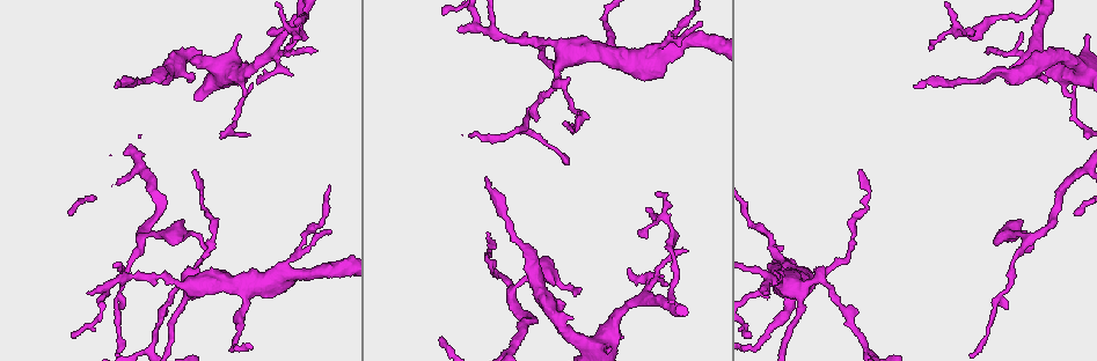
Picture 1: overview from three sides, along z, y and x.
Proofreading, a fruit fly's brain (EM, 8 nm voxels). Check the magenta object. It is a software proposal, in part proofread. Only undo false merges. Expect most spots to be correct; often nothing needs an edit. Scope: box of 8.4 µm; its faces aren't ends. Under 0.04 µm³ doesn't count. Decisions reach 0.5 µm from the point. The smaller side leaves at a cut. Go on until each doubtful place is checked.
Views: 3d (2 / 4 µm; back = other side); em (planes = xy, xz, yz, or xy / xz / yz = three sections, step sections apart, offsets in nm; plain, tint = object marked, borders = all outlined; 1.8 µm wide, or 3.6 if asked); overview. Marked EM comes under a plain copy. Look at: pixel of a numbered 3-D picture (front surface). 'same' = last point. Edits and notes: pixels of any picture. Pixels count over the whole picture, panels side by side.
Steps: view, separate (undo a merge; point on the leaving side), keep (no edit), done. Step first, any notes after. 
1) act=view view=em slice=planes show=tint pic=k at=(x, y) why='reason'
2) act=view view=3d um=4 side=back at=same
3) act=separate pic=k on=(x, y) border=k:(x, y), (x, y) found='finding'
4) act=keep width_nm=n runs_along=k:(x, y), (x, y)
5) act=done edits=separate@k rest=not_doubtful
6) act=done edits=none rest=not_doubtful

act=view view=3d um=4 pic=1 at=(608, 334) why='sharp bend'

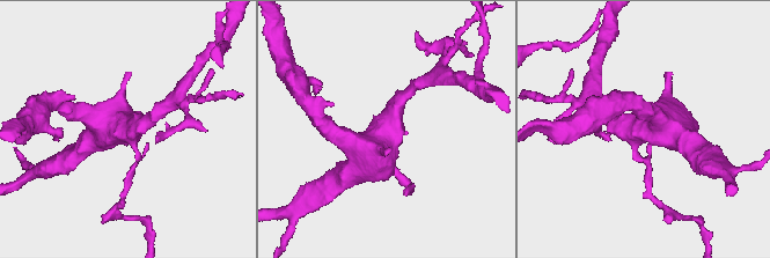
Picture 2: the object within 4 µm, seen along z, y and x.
act=view view=em slice=yz step=4 show=tint pic=2 at=(129, 126)

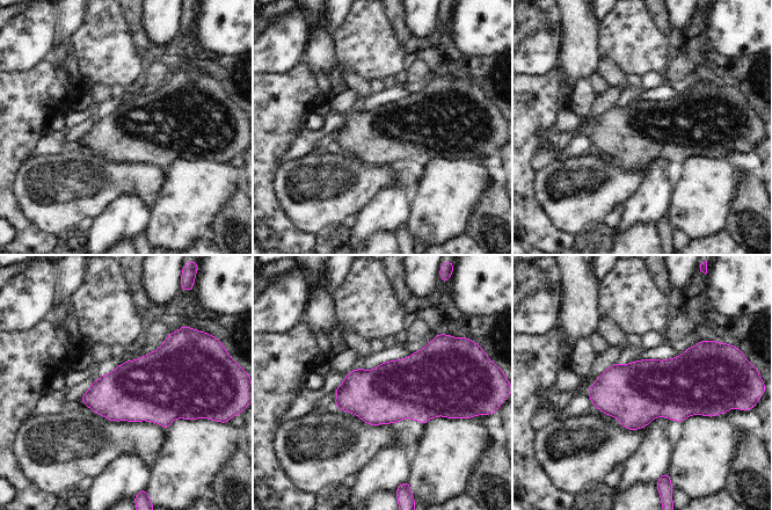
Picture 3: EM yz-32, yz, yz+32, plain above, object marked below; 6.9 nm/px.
act=view view=em slice=planes show=tint at=same

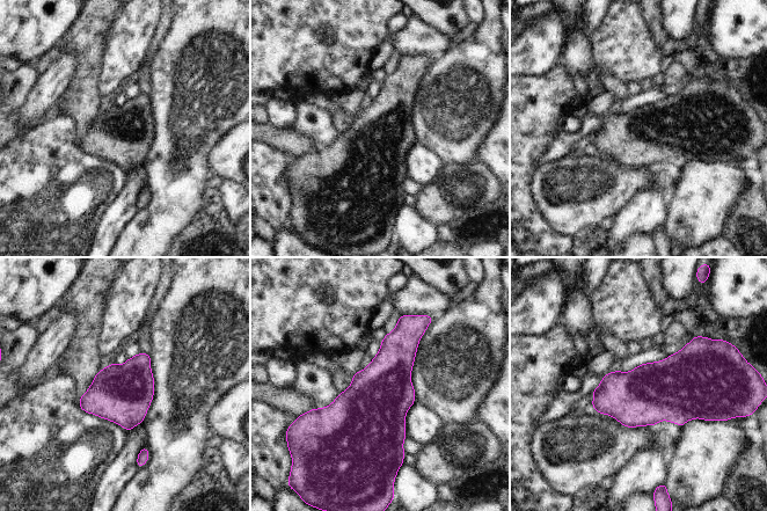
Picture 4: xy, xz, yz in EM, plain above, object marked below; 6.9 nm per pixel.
act=keep width_nm=400 found='one neuron here'

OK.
act=view view=3d um=4 pic=1 at=(771, 275) why='a fork'

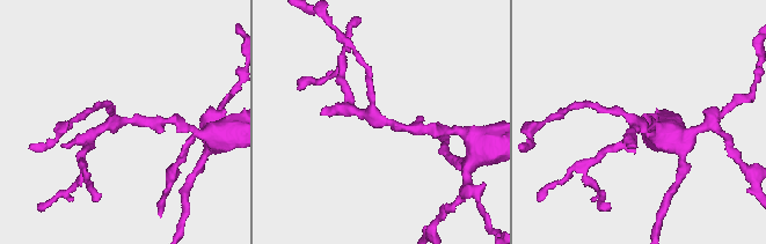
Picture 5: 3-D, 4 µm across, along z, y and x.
act=view view=em slice=xz step=8 show=tint pic=5 at=(641, 123) why='need the tissue'

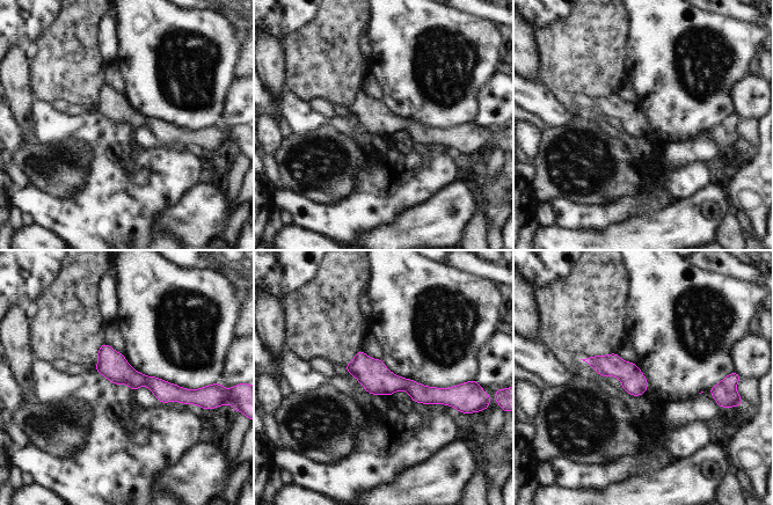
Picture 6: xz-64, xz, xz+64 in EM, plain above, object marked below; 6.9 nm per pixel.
act=keep width_nm=170 found='all the same neuron'

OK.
act=view view=3d um=2 pic=1 at=(187, 290) why='four or more arms meet'

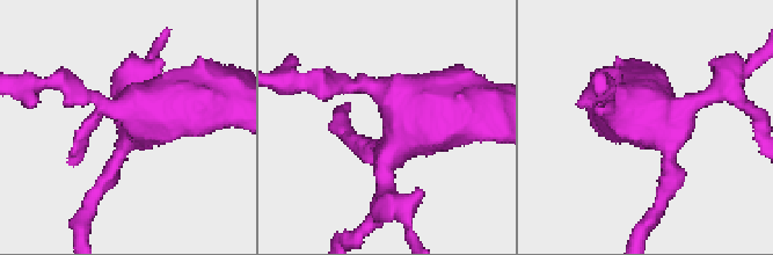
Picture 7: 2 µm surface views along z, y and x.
act=view view=em slice=planes show=tint pic=7 at=(136, 119)

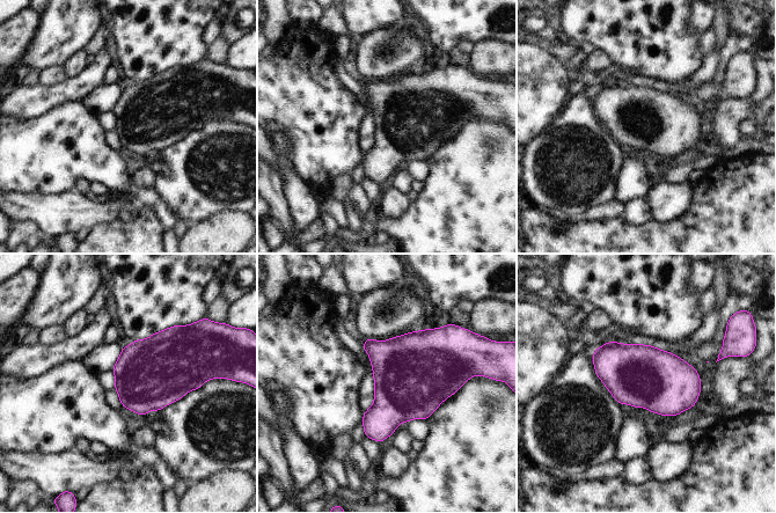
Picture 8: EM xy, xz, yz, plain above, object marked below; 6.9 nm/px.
act=keep width_nm=440 found='continuous, no second neuron'

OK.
act=done edits=none rest=not_doubtful

